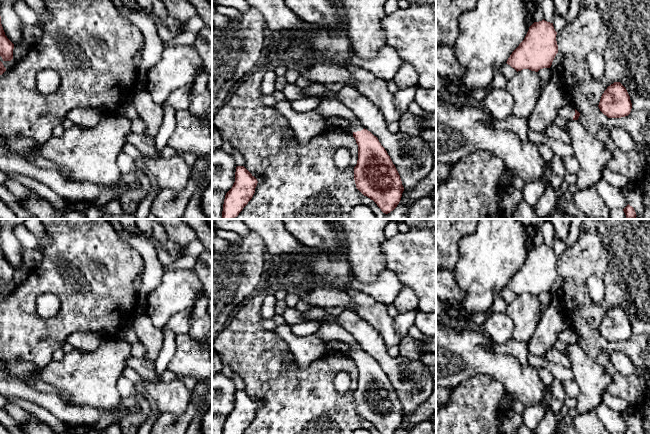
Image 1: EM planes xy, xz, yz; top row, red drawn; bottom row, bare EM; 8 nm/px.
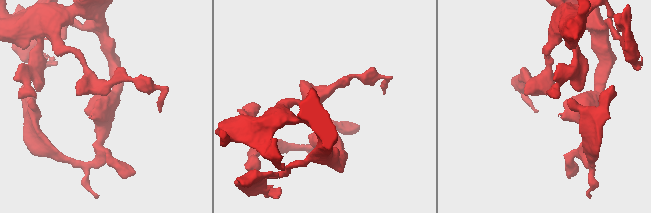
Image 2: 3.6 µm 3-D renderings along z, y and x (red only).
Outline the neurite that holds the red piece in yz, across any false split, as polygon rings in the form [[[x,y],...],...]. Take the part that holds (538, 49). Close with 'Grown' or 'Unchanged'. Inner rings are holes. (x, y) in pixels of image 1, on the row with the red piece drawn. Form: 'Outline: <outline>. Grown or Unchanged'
Outline: [[[544,19],[534,22],[506,63],[517,72],[523,69],[538,72],[540,69],[550,68],[558,53],[556,35],[553,23]]]. Unchanged

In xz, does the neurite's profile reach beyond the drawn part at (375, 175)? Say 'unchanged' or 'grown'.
grown

